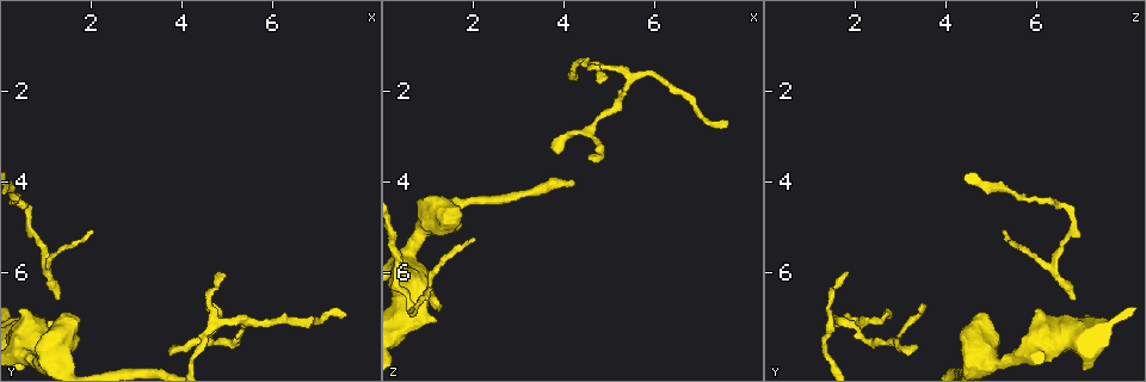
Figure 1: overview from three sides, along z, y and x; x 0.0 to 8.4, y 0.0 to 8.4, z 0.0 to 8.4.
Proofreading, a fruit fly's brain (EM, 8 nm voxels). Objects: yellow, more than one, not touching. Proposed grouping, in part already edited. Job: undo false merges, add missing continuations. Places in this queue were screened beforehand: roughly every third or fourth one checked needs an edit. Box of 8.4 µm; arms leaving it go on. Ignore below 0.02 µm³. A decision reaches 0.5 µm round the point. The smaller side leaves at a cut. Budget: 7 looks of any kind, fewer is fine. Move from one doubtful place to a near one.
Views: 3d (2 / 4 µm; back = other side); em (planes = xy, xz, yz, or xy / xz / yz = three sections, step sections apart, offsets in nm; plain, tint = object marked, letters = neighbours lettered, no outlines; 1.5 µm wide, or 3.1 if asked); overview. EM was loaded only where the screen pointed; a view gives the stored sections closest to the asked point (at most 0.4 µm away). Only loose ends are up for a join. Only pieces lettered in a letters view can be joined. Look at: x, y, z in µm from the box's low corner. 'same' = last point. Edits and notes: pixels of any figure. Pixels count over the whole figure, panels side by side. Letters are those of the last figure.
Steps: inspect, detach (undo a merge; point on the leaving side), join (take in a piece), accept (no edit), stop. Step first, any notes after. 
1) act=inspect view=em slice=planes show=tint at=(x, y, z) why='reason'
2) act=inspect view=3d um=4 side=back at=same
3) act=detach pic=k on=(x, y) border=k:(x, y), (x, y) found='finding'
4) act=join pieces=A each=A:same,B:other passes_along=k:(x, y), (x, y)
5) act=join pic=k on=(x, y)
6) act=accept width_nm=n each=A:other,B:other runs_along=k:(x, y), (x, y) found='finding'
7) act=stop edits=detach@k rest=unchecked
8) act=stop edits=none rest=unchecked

act=inspect view=em slice=yz step=8 show=letters at=(4.75, 6.00, 1.90)

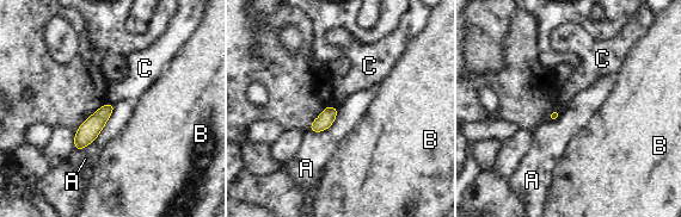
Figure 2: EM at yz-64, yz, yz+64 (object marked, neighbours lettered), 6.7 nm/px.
act=inspect view=em slice=xz step=8 show=letters at=same why='cut it another way'

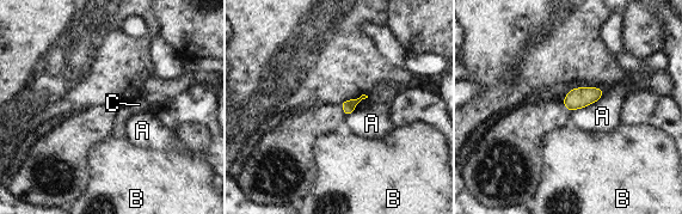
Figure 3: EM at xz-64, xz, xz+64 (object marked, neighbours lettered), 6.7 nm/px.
act=accept width_nm=80 each=A:other,B:other,C:other border=3:(603, 91), (597, 99), (571, 112) found='none of them fits'

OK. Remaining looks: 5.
act=inspect view=em slice=planes show=letters at=(3.75, 7.75, 3.20) why='thin end'

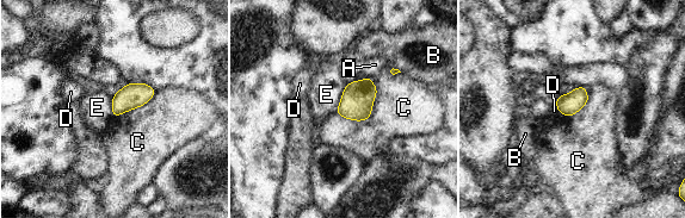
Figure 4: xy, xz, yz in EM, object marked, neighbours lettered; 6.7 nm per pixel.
act=accept each=A:other,B:other,C:other,D:other,E:other border=4:(346, 83), (341, 100), (335, 108) found='no lettered piece goes on from it'

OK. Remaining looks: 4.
act=inspect view=3d um=4 at=(1.20, 7.05, 7.00) why='branch stops here'

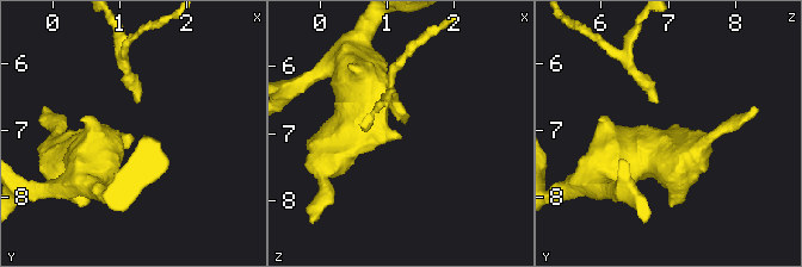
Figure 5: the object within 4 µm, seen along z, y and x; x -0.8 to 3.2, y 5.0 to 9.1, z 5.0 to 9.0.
act=inspect view=em slice=planes show=letters at=(1.15, 7.05, 7.00) why='need the tissue'

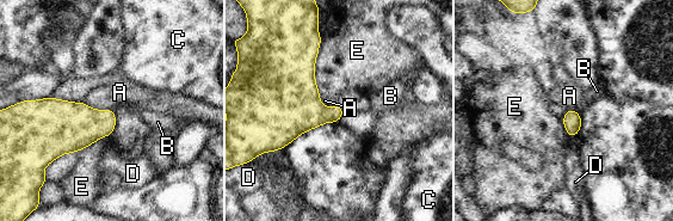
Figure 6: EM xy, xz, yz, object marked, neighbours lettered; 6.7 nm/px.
act=accept longest_contact=E:440nm each=A:other,B:other,C:other,D:other,E:other border=6:(82, 102), (94, 109), (111, 110) found='no lettered piece goes on from it'

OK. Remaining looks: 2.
act=stop edits=none rest=unchecked

